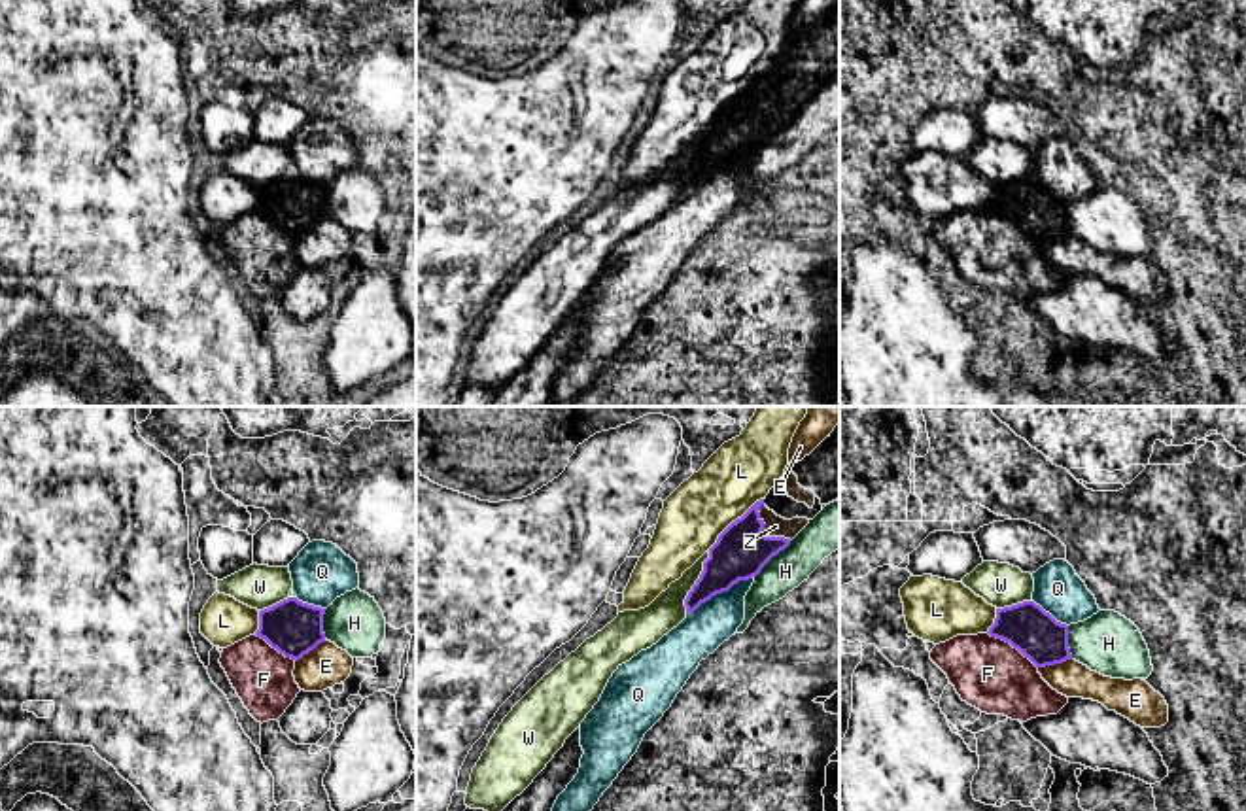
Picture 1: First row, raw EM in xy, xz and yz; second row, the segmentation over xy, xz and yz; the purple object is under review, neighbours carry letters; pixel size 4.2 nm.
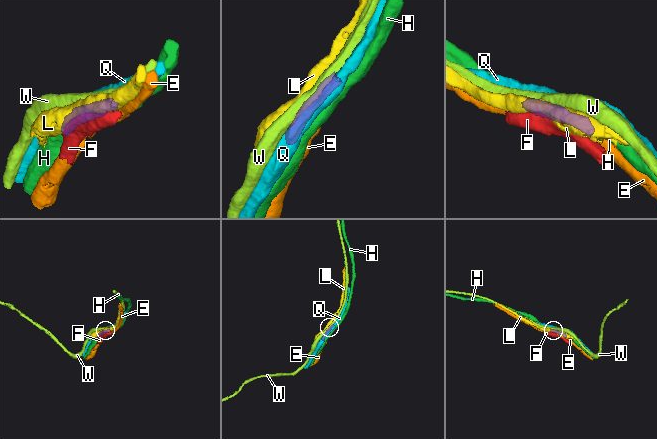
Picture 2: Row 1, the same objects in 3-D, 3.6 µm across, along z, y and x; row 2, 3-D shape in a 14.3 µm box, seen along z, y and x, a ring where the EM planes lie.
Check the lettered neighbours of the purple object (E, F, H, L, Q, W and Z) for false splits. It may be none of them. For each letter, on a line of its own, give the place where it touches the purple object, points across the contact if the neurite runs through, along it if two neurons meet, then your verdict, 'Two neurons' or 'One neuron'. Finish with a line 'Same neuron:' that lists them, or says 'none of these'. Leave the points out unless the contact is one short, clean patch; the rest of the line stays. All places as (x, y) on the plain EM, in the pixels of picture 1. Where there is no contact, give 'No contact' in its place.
E: Touches purple at yz (1054, 241). Two neurons
F: Touches purple at yz (1012, 222). Two neurons
H: Touches purple at xz (772, 133). Two neurons
L: Touches purple at xz (736, 97). Two neurons
Q: Touches purple at xz (719, 169). Two neurons
W: Touches purple at xz (696, 159). Two neurons
Z: Touches purple at xz (761, 108). One neuron
Same neuron: Z

